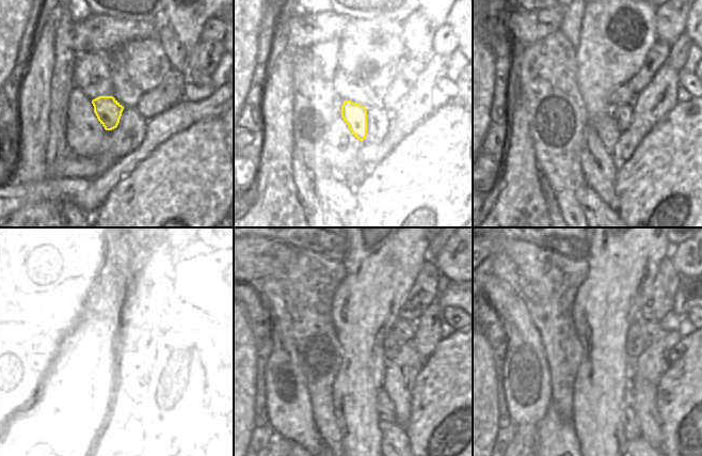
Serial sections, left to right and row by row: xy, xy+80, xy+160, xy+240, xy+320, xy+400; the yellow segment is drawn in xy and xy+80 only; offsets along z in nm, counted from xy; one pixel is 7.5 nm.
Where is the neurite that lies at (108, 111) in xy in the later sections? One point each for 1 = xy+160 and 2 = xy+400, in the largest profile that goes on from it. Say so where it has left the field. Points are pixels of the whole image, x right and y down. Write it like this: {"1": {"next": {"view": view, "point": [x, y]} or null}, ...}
{"1": {"next": {"view": "xy+160", "point": [607, 130]}}, "2": {"next": {"view": "xy+400", "point": [631, 424]}}}

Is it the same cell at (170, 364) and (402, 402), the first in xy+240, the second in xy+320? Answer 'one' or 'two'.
one

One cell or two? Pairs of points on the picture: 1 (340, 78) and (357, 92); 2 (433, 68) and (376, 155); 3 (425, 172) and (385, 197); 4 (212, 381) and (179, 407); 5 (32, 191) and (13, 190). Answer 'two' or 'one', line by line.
1: one
2: one
3: one
4: one
5: one

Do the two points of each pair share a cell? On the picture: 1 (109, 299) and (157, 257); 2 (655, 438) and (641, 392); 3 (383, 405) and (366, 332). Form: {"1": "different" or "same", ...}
{"1": "same", "2": "same", "3": "different"}

